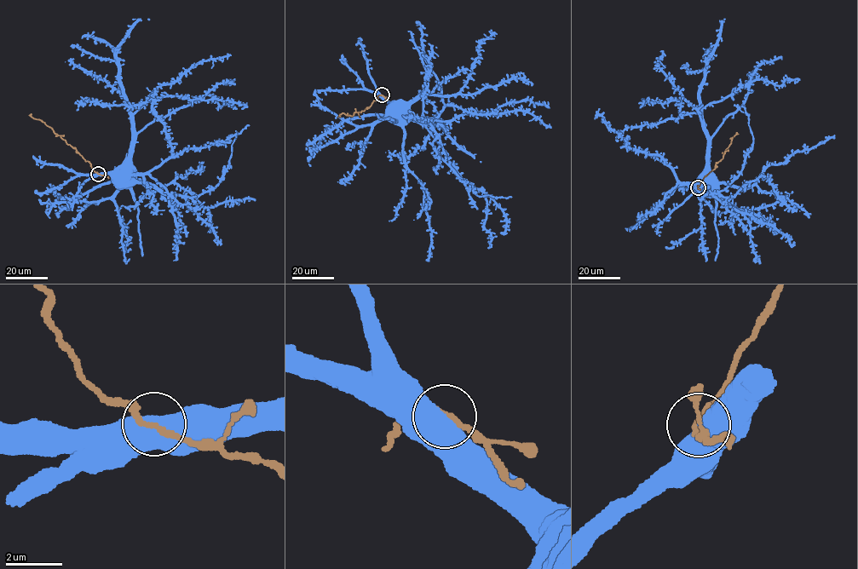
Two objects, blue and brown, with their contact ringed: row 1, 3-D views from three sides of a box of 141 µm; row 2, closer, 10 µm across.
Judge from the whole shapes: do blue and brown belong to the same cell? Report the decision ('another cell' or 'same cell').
same cell

